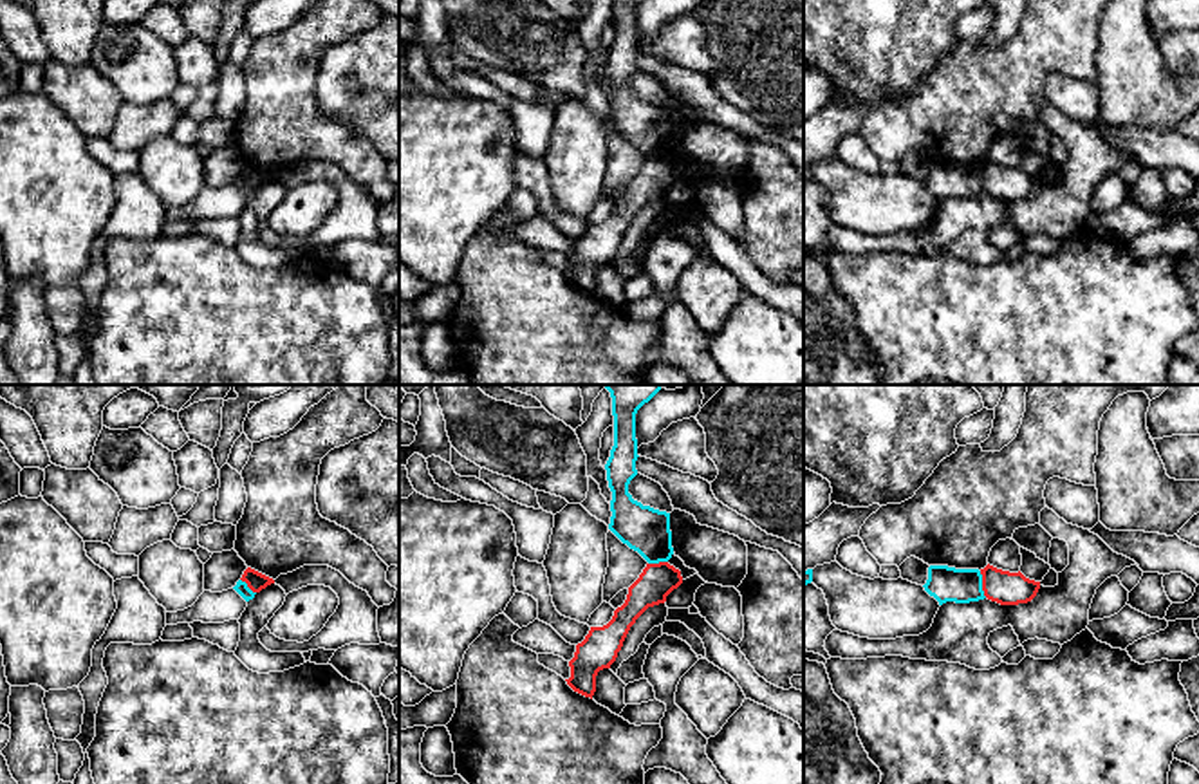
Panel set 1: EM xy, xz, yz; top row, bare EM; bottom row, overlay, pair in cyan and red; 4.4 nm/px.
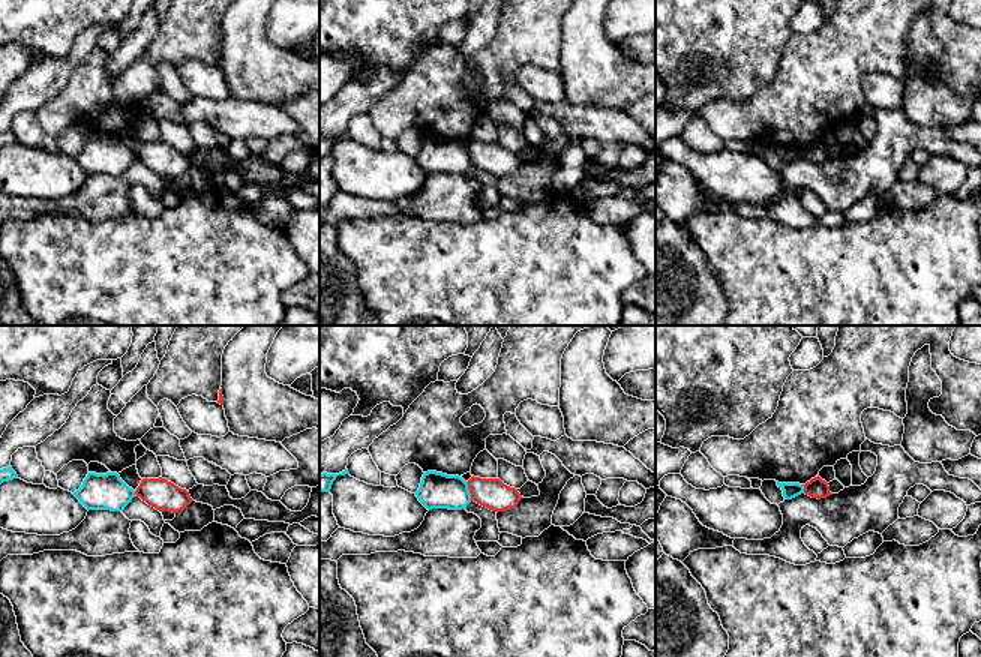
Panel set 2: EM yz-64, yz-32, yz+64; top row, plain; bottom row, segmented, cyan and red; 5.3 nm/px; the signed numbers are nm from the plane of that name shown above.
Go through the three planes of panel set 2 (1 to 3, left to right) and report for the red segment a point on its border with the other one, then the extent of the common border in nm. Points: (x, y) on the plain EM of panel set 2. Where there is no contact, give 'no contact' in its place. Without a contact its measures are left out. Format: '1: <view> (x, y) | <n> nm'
1: yz-64 (134, 156) | 30 nm
2: yz-32 (468, 155) | 110 nm
3: yz+64 (803, 153) | 50 nm

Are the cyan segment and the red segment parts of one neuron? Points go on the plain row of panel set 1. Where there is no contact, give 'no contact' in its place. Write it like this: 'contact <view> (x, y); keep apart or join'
contact yz (981, 179); keep apart

